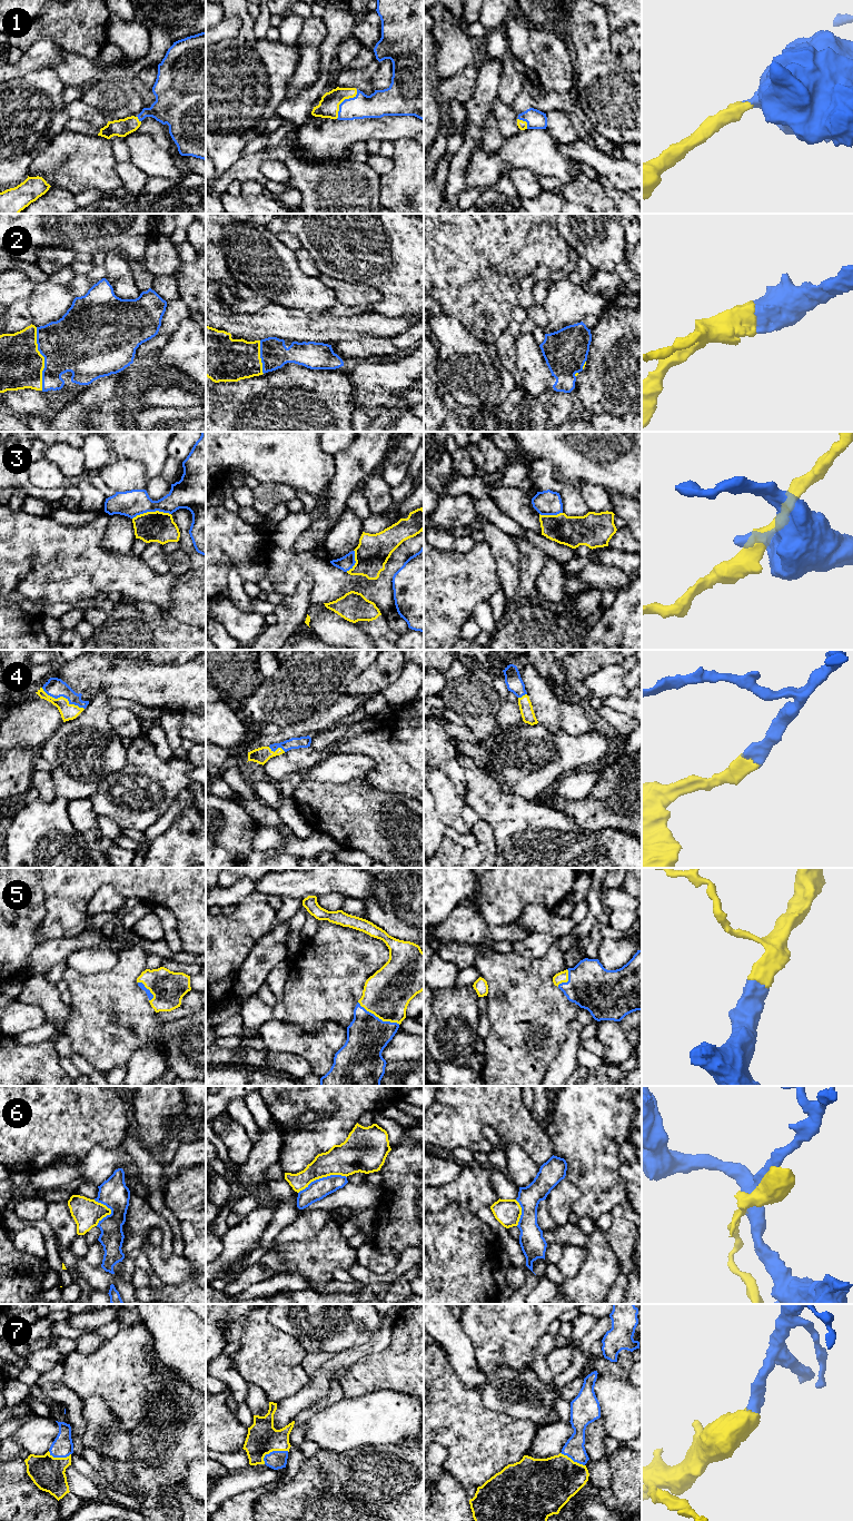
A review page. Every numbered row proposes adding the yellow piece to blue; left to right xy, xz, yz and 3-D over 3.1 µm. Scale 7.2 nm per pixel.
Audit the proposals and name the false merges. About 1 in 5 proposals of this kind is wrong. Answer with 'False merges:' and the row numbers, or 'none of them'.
False merges: 3

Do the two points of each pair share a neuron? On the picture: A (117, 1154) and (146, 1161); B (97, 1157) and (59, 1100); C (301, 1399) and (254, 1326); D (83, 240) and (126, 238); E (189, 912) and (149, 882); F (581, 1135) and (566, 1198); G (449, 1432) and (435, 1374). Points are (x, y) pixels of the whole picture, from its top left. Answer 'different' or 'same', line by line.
A: different
B: different
C: different
D: same
E: same
F: different
G: same

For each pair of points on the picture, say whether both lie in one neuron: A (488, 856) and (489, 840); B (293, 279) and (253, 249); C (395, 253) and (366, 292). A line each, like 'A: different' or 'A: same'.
A: same
B: same
C: different

